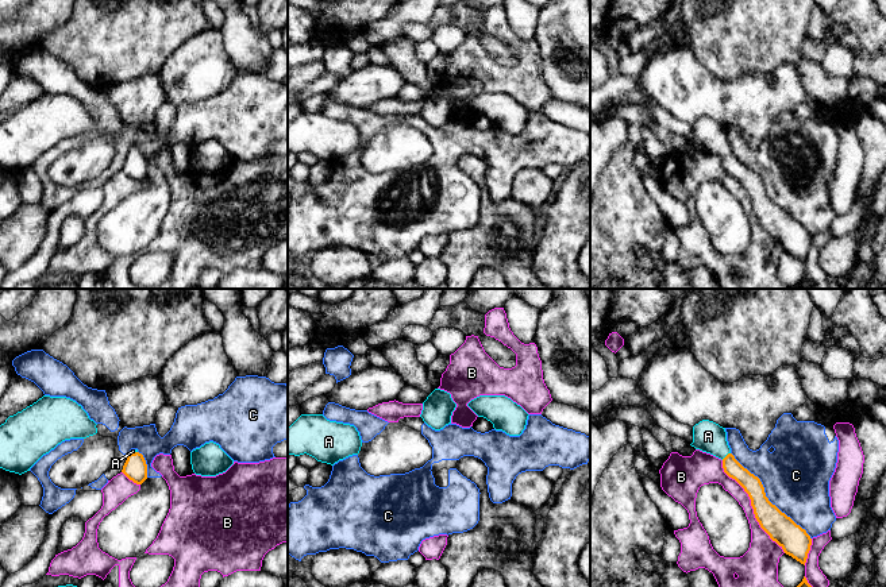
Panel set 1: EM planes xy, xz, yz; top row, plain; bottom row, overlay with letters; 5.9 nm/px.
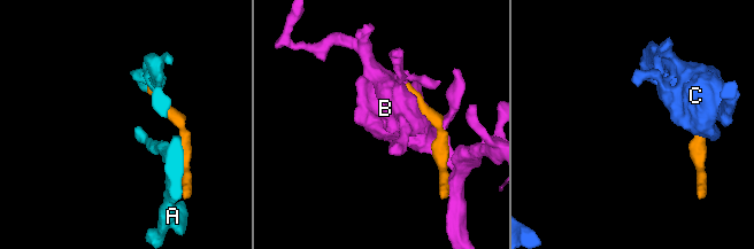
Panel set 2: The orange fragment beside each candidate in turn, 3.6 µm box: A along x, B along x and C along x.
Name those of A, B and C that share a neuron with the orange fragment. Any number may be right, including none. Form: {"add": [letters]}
{"add": ["A"]}

